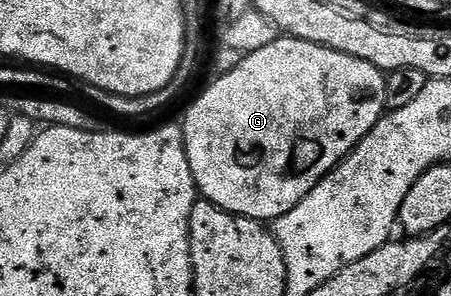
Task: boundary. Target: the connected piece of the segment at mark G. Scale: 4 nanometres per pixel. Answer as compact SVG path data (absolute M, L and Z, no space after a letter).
M278 37L265 48L244 54L243 60L232 72L220 75L214 81L216 83L209 84L196 97L195 104L188 109L187 116L181 120L185 153L189 157L189 169L193 173L198 194L213 205L217 205L222 211L246 219L274 221L289 213L289 209L293 209L293 205L297 205L301 197L308 195L367 136L369 129L373 129L373 125L377 125L377 121L383 118L388 110L387 75L384 72L369 65L369 61L361 61L361 57L349 57L349 53L337 53L337 49L325 49L325 45L313 45L309 41L290 37Z

